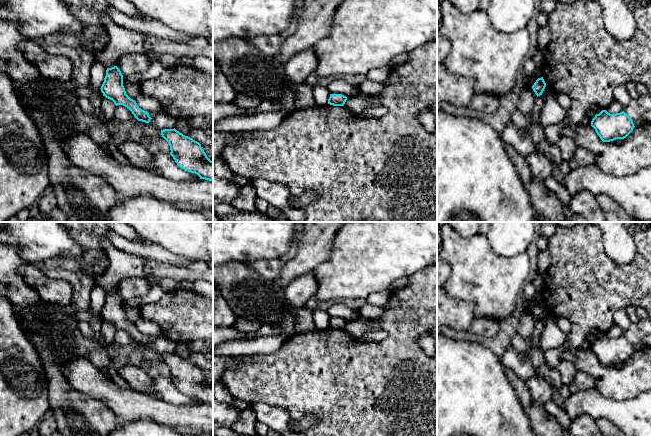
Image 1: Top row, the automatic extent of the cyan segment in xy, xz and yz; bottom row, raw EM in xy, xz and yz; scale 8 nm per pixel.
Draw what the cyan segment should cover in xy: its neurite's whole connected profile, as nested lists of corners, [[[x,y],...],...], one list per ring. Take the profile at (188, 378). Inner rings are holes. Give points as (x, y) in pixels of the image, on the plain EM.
[[[175,352],[161,354],[161,359],[168,366],[170,379],[180,392],[213,406],[213,385],[207,381],[199,366]]]

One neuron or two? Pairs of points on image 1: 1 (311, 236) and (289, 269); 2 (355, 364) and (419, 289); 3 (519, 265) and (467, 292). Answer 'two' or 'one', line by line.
1: one
2: one
3: one

